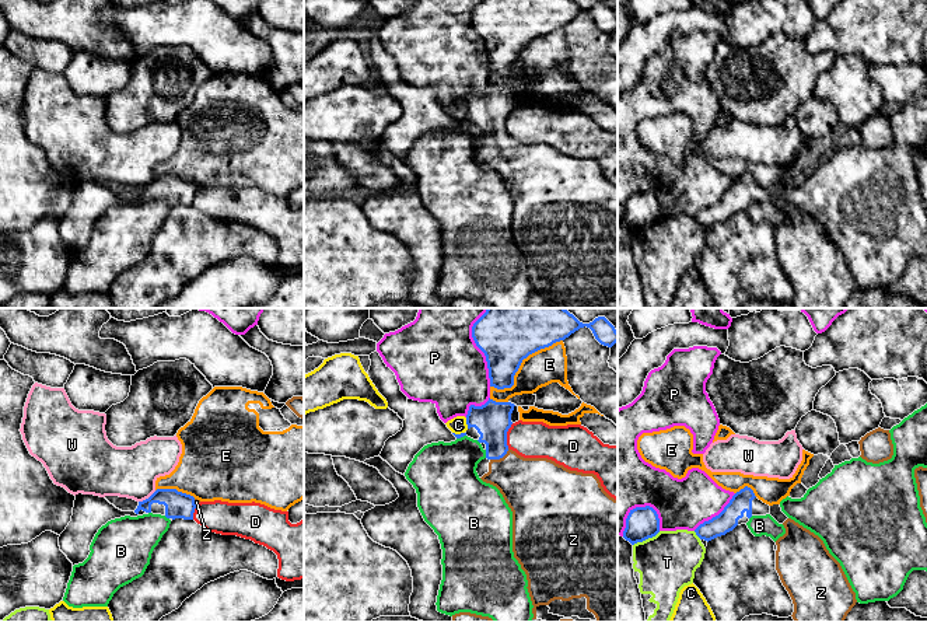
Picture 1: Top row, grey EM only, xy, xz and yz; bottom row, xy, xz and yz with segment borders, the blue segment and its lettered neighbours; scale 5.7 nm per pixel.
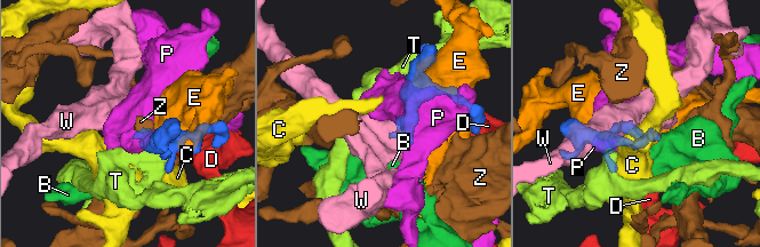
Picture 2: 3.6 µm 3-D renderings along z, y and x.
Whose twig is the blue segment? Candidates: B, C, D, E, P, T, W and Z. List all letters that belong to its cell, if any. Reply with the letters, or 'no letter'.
Z

